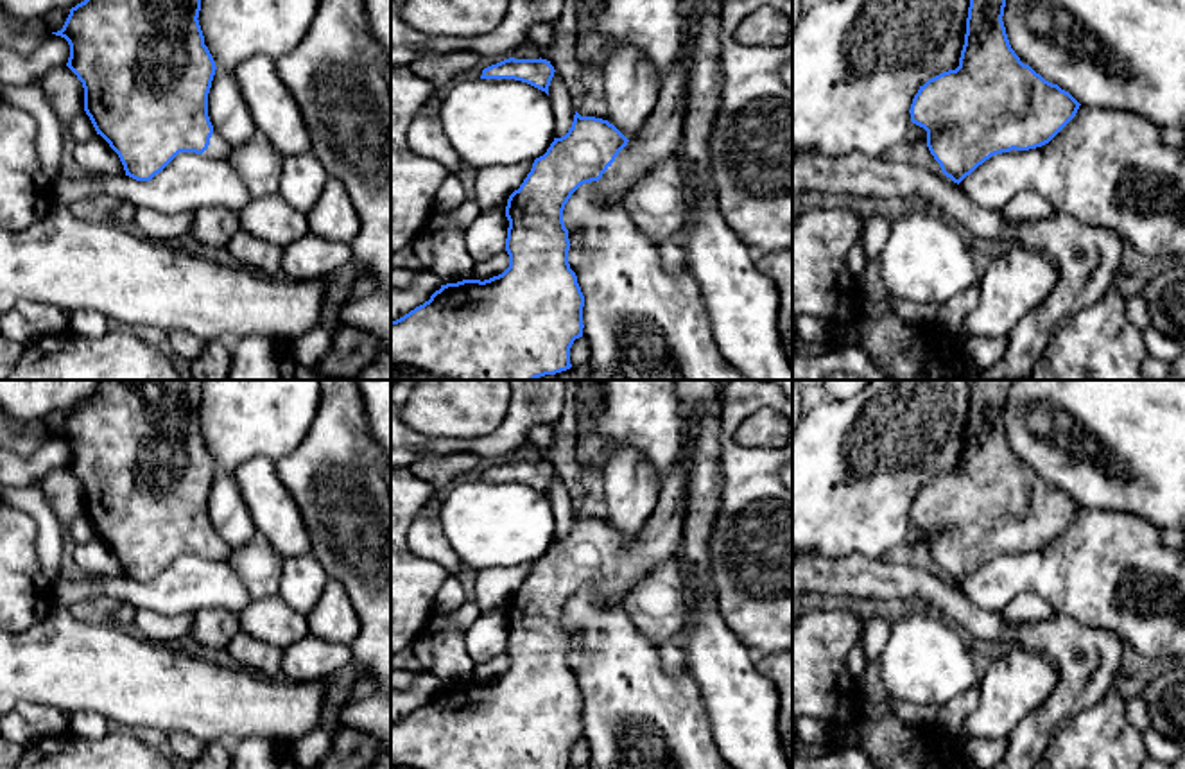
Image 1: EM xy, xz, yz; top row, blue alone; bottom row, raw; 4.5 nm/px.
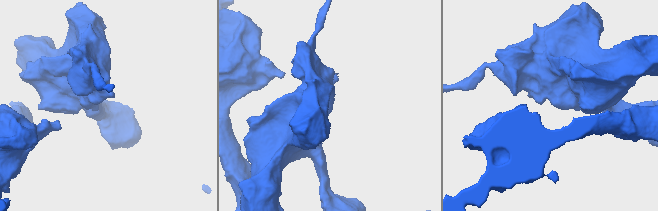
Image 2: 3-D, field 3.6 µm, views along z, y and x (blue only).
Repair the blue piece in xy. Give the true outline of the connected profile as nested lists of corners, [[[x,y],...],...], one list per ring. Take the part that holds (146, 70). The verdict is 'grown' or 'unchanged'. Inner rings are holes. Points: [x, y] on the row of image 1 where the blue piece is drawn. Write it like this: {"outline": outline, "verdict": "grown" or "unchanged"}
{"outline": [[[84,0],[70,9],[70,14],[61,30],[52,32],[61,36],[70,45],[66,66],[77,75],[84,88],[84,111],[90,117],[97,134],[118,154],[125,176],[136,181],[151,181],[160,174],[179,152],[195,152],[213,160],[228,160],[233,147],[213,129],[208,117],[208,93],[215,75],[215,61],[204,45],[204,36],[199,25],[201,0]]], "verdict": "grown"}

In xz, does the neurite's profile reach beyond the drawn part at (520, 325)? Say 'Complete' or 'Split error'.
Split error

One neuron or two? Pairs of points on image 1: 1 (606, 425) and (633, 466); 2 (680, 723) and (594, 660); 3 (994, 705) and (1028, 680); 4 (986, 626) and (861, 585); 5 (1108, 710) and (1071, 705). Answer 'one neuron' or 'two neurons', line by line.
1: two neurons
2: one neuron
3: one neuron
4: one neuron
5: two neurons

